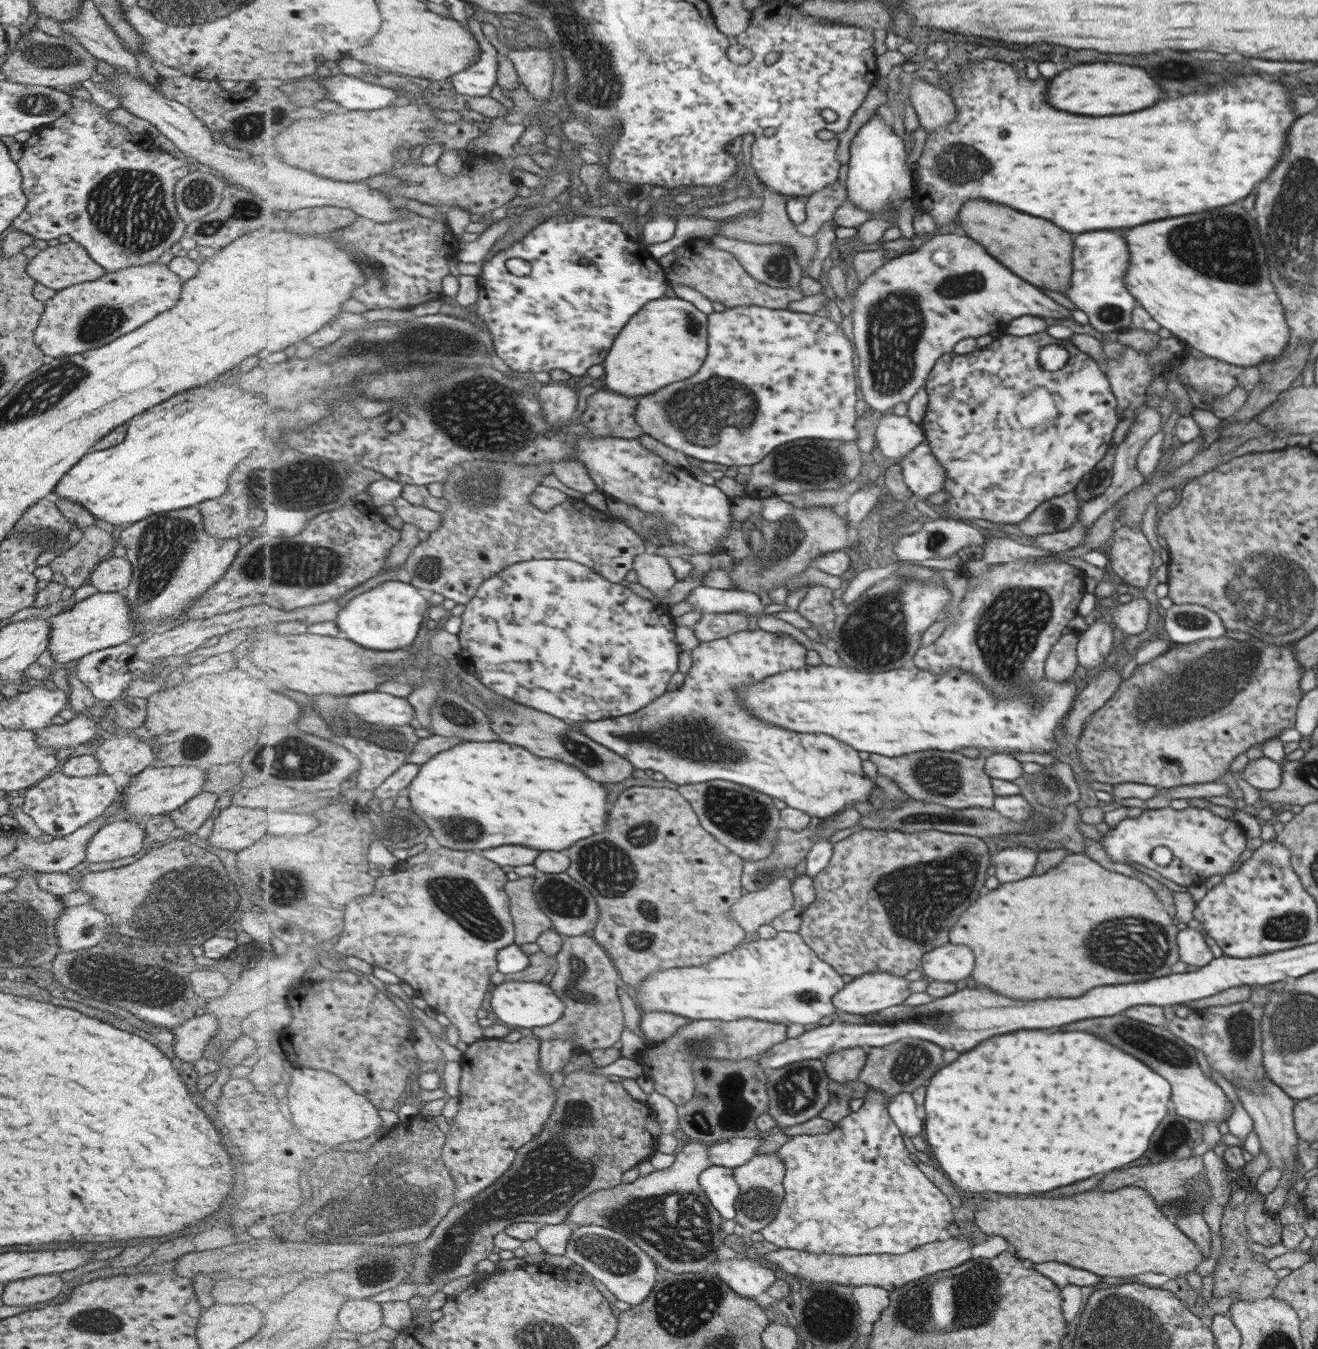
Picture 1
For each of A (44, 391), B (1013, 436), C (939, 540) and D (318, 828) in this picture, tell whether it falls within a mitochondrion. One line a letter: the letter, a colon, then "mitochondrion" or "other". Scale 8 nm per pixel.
A: mitochondrion
B: other
C: mitochondrion
D: other

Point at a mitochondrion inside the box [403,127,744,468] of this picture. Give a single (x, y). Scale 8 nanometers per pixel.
(692, 325)

